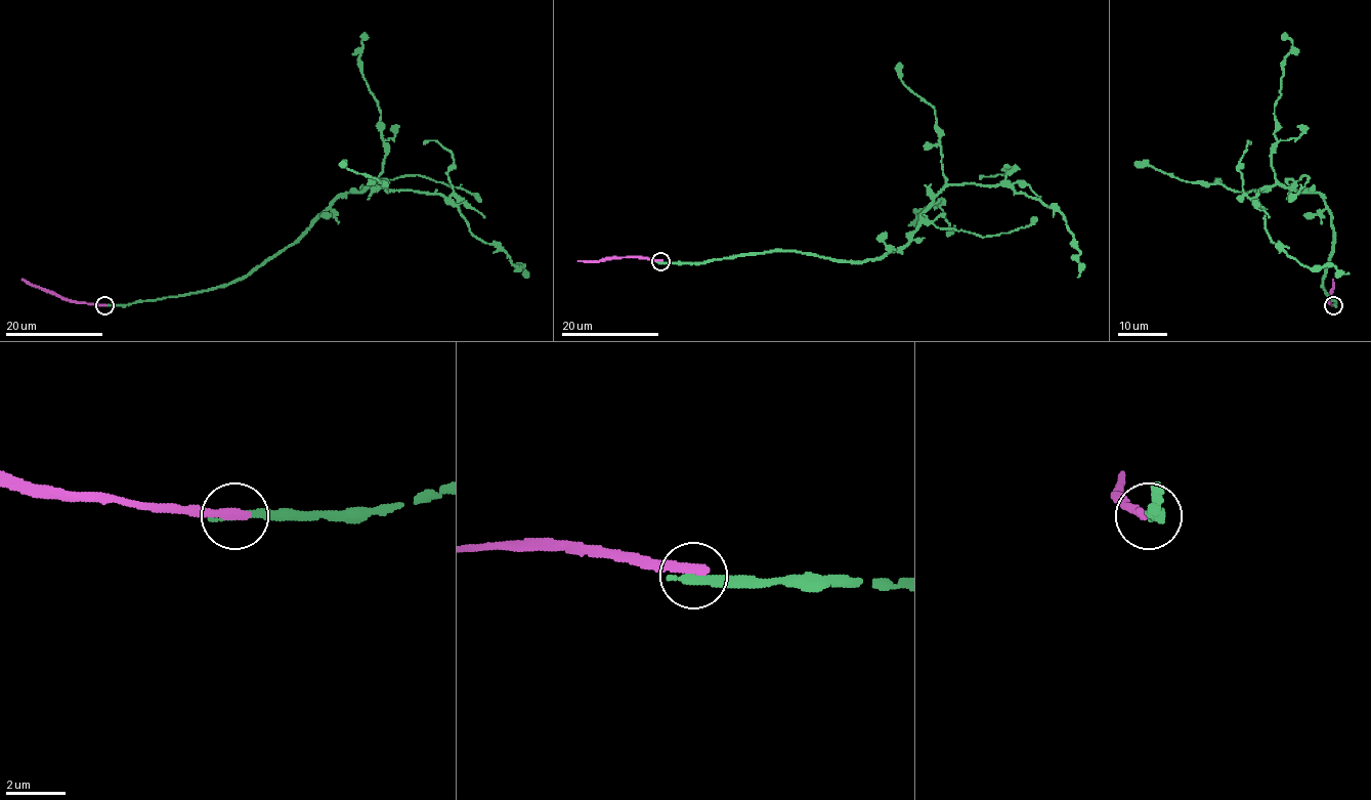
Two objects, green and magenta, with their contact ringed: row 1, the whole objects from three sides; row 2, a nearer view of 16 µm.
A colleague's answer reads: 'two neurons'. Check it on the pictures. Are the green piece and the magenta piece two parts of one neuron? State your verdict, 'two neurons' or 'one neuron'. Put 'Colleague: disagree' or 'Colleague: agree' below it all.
two neurons
Colleague: agree

